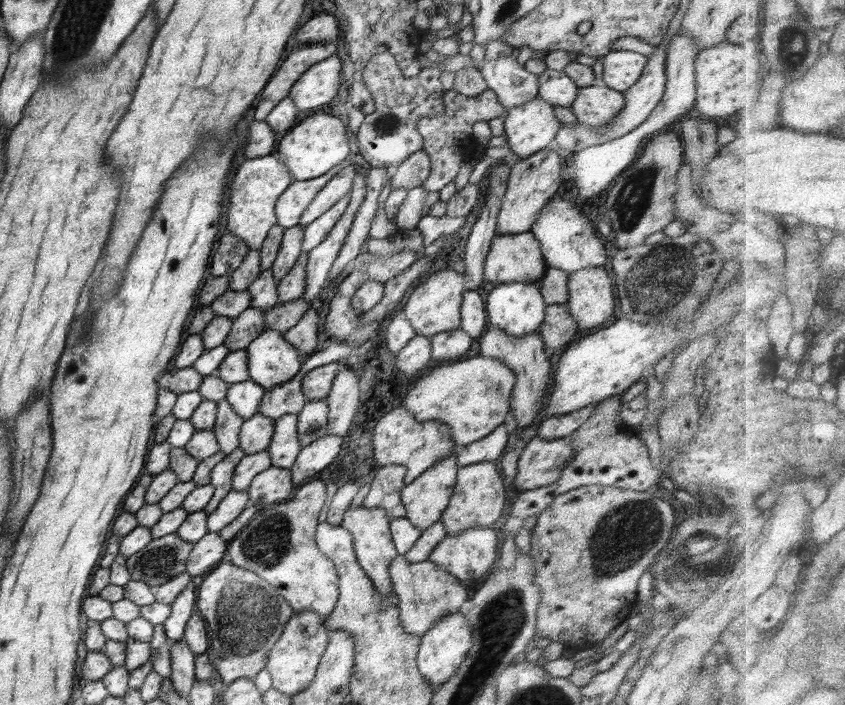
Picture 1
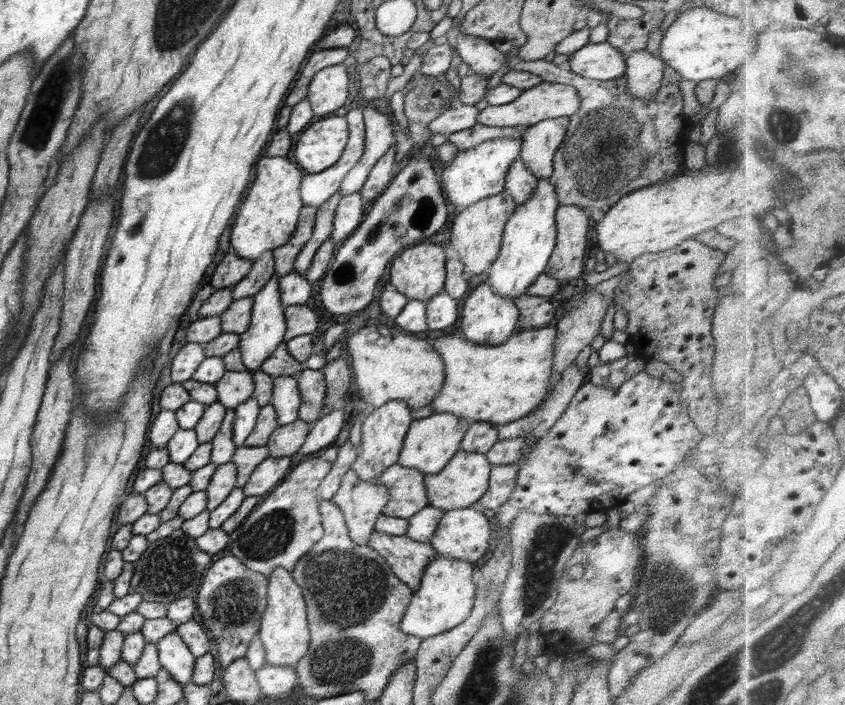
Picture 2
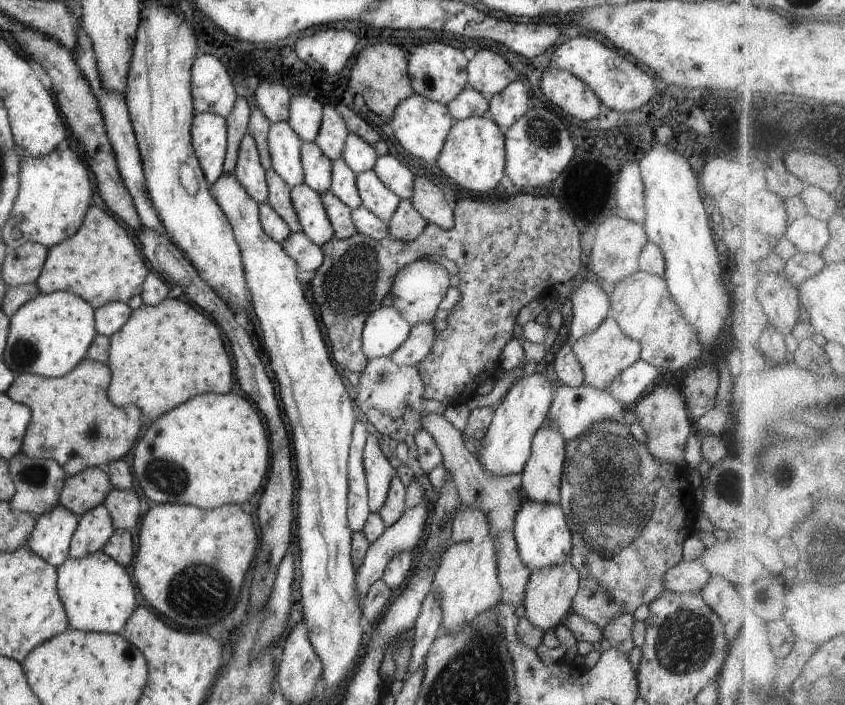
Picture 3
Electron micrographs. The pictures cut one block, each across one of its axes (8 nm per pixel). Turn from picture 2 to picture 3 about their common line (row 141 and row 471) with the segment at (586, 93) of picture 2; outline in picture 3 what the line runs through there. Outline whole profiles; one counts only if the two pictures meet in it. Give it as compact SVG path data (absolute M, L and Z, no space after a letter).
M605 421L596 424L593 428L587 429L578 439L568 440L566 444L565 467L562 468L564 479L561 483L561 508L565 513L566 524L569 525L570 532L573 533L573 548L571 551L570 563L579 573L579 590L571 603L571 610L576 615L582 616L585 620L596 624L600 629L604 629L624 614L633 614L642 605L650 605L657 600L664 592L663 584L666 572L670 568L683 562L683 543L696 532L695 523L697 515L701 512L699 504L695 498L695 488L691 482L691 474L687 469L679 469L669 463L662 463L654 459L645 444L641 444L634 439L629 432L628 426L618 421Z

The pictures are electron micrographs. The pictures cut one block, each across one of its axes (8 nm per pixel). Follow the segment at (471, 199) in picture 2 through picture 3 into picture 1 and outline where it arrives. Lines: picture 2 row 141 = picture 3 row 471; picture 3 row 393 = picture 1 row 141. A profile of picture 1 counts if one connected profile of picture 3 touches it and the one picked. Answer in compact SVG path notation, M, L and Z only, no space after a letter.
M536 94L534 99L508 109L504 135L512 153L522 159L546 149L555 140L561 122L554 114L555 105Z

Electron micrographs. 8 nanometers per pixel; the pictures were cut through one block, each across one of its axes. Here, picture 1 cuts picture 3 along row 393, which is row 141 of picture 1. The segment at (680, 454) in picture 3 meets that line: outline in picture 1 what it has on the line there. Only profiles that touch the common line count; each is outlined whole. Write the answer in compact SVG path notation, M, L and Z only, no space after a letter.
M662 130L648 137L638 159L613 181L604 208L608 208L607 221L612 226L618 249L643 245L646 238L675 222L676 176L683 162L683 143L680 138L672 130Z

